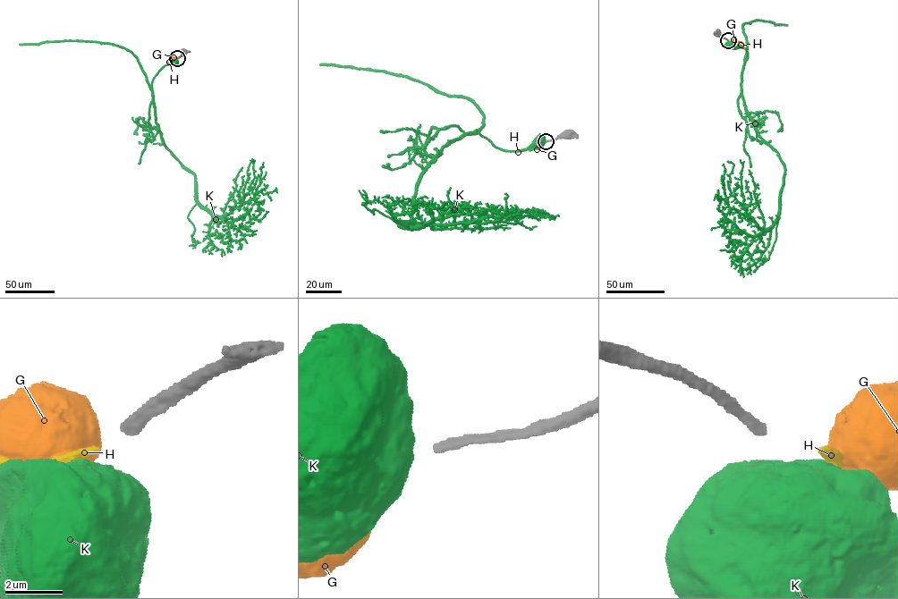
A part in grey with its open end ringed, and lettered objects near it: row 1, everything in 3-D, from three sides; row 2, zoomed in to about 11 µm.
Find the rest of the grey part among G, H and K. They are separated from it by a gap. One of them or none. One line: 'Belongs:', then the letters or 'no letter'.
Belongs: H

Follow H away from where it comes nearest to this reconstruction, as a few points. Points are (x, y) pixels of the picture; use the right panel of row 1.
H: (731, 41), (745, 48)

